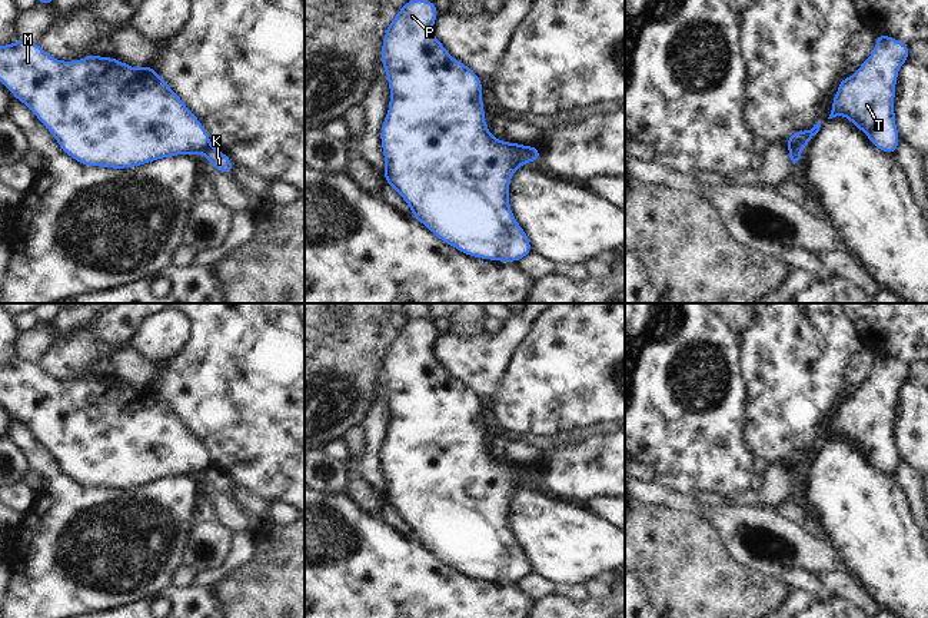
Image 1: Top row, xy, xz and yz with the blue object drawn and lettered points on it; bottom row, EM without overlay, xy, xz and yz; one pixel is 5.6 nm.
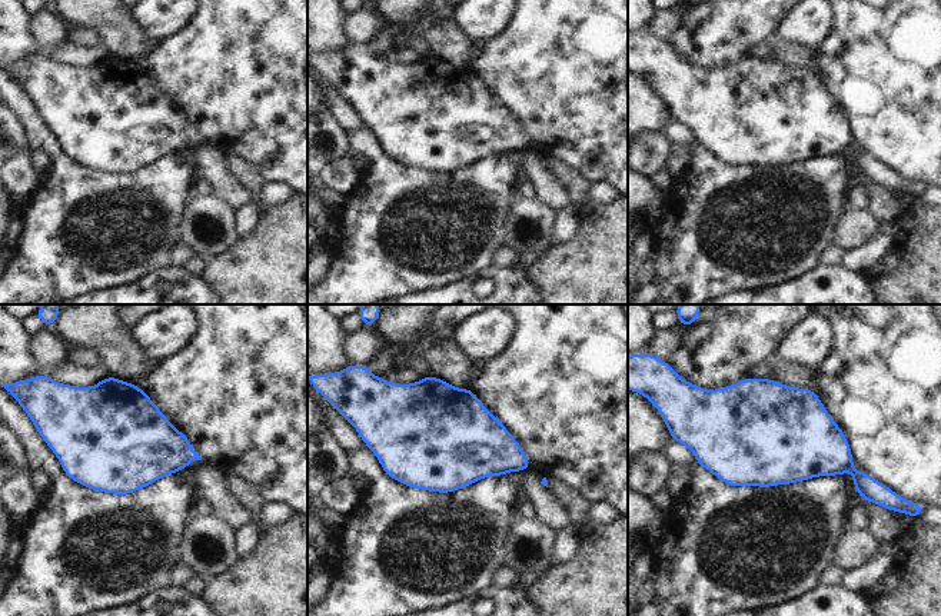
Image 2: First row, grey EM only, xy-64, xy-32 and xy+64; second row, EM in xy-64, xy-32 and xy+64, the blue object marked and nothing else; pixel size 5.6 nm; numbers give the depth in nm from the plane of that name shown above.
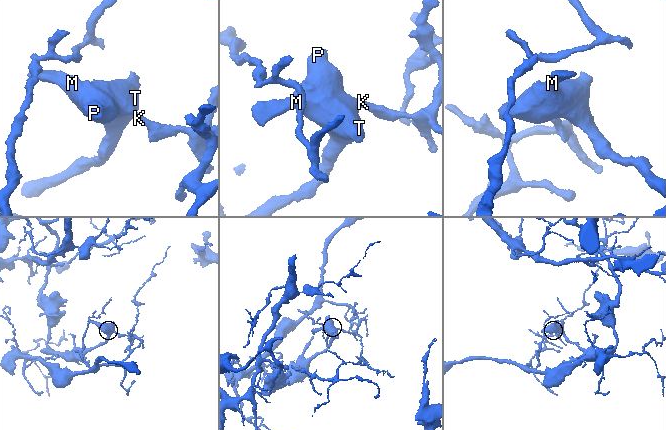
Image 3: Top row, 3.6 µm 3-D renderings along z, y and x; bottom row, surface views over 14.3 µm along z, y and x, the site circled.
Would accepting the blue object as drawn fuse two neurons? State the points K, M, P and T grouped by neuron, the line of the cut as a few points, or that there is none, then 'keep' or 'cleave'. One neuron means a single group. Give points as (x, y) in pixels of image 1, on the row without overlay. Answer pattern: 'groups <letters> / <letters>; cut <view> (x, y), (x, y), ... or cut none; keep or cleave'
groups K / M P T; cut xz (526, 468), (529, 481); cleave

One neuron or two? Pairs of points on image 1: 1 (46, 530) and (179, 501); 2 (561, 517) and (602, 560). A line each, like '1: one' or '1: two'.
1: one
2: one

